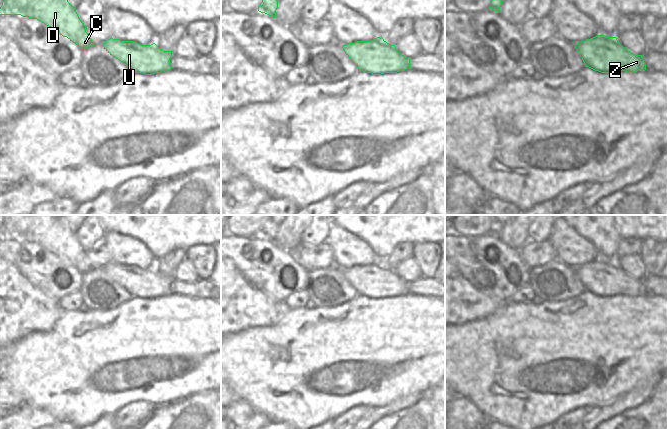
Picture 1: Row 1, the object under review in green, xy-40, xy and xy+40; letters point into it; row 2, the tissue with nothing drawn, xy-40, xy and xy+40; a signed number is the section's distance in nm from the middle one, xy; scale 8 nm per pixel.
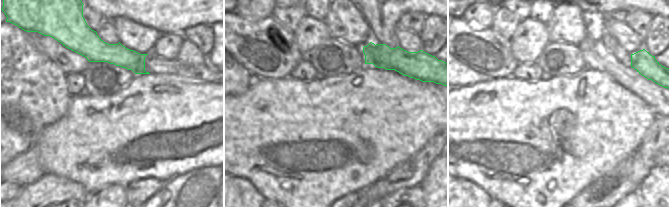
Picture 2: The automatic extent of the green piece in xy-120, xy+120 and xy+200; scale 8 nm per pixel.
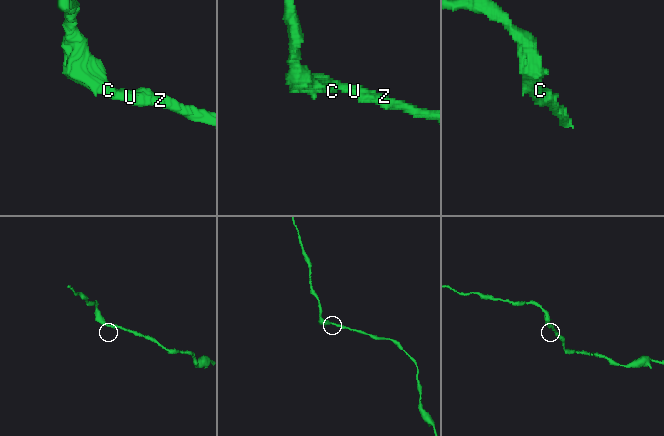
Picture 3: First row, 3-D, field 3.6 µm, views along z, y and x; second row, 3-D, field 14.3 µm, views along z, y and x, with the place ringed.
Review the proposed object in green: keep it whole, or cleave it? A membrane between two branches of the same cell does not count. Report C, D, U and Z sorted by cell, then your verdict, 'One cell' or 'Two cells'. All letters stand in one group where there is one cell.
Groups: C D U Z. One cell.

